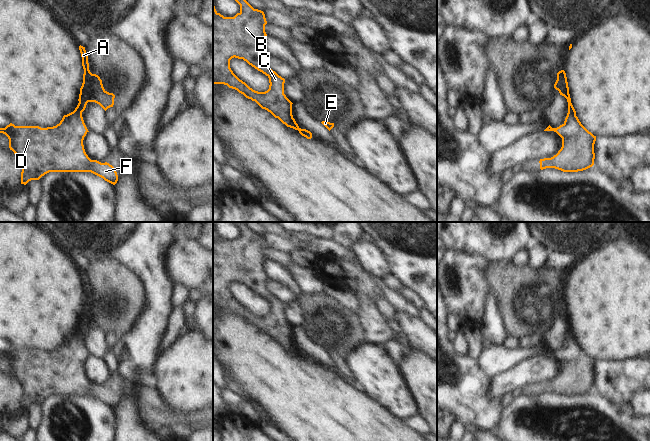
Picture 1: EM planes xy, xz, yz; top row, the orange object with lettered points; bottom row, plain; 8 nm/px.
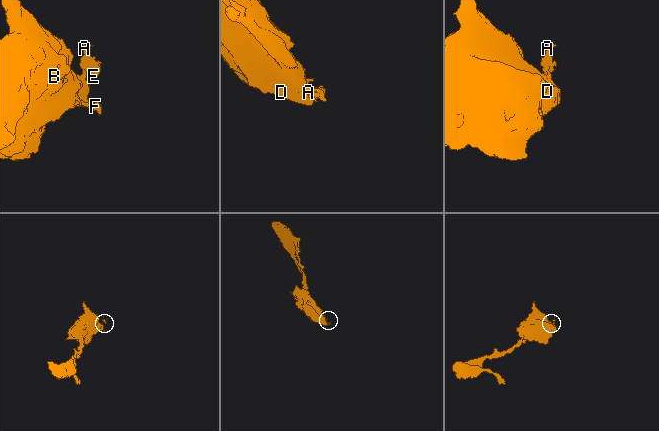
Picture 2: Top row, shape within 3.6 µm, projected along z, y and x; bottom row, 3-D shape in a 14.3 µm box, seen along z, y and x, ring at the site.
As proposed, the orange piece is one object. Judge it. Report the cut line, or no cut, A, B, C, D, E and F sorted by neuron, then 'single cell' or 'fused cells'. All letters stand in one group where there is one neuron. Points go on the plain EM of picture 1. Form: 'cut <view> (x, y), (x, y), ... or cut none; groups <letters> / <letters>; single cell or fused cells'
cut xy (74, 334), (81, 336); groups A E / B C D F; fused cells

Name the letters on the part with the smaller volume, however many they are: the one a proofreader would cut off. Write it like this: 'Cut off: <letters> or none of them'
Cut off: A, E

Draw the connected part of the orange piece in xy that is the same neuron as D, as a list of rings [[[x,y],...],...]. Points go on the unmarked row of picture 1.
[[[80,335],[64,339],[60,347],[53,351],[15,350],[10,347],[5,352],[0,352],[0,357],[9,363],[10,374],[21,386],[21,408],[39,404],[49,396],[91,396],[115,409],[118,405],[116,393],[107,386],[91,384],[86,378],[83,364],[88,356]]]

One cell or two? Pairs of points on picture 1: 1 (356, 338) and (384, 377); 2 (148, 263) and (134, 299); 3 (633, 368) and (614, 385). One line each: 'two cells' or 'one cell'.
1: two cells
2: two cells
3: one cell

